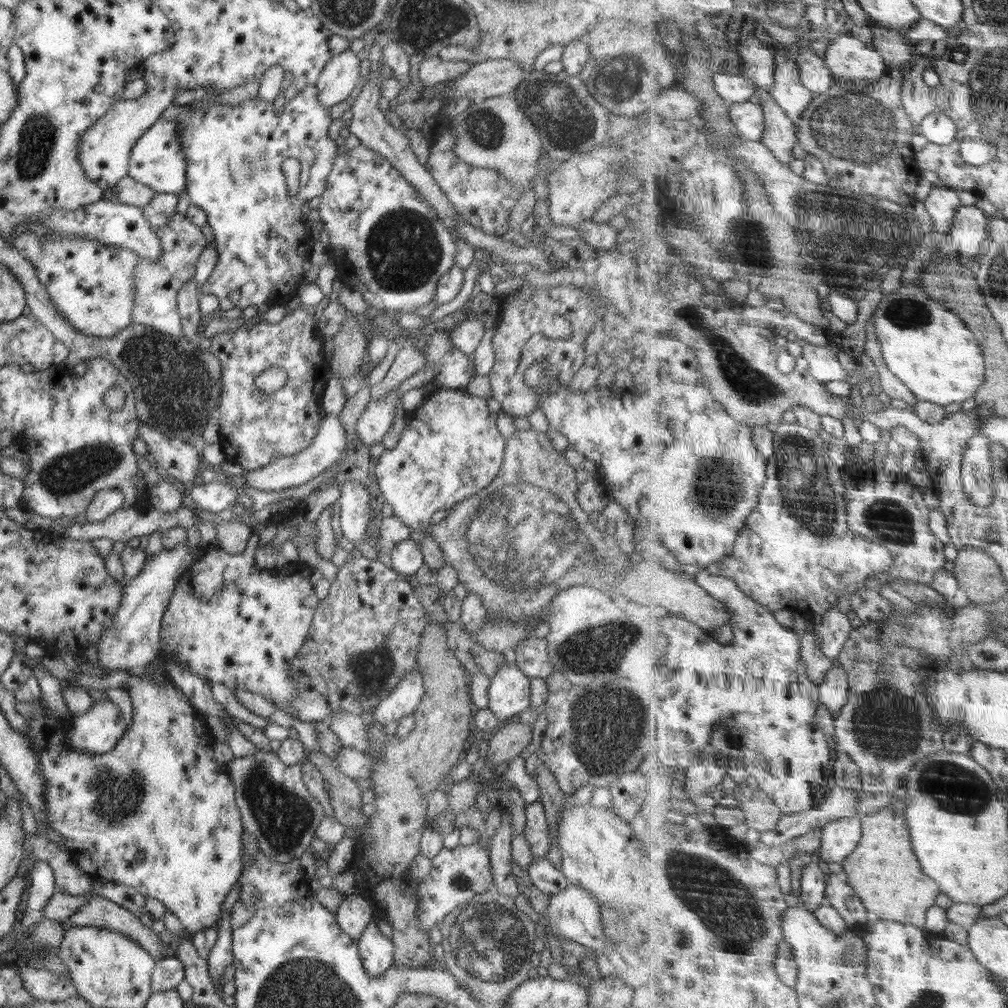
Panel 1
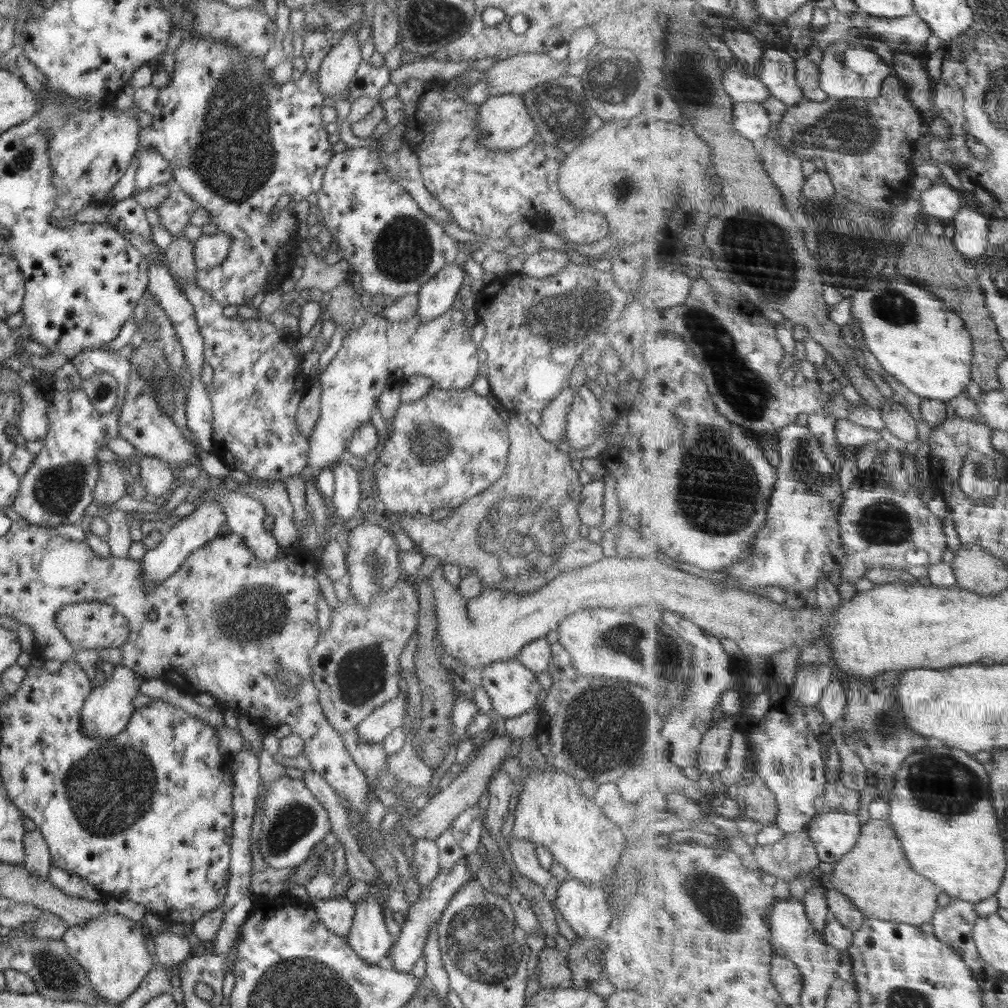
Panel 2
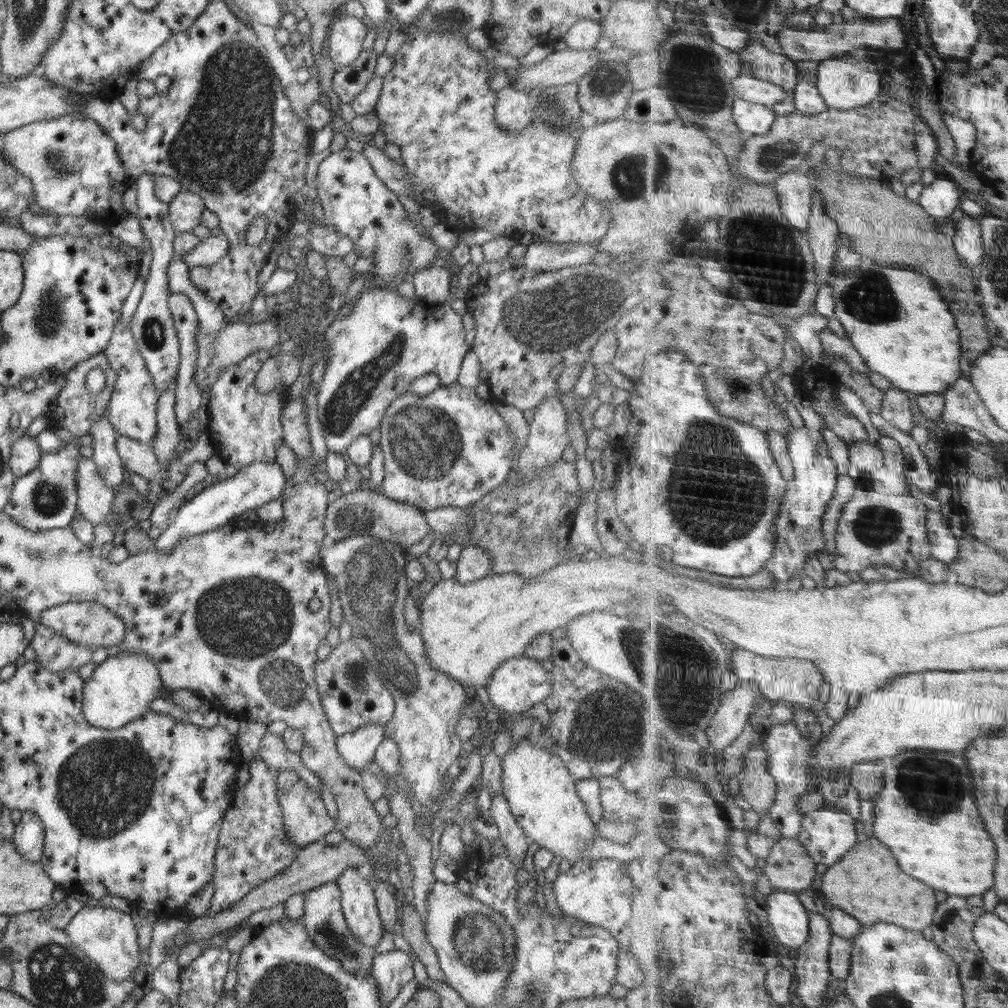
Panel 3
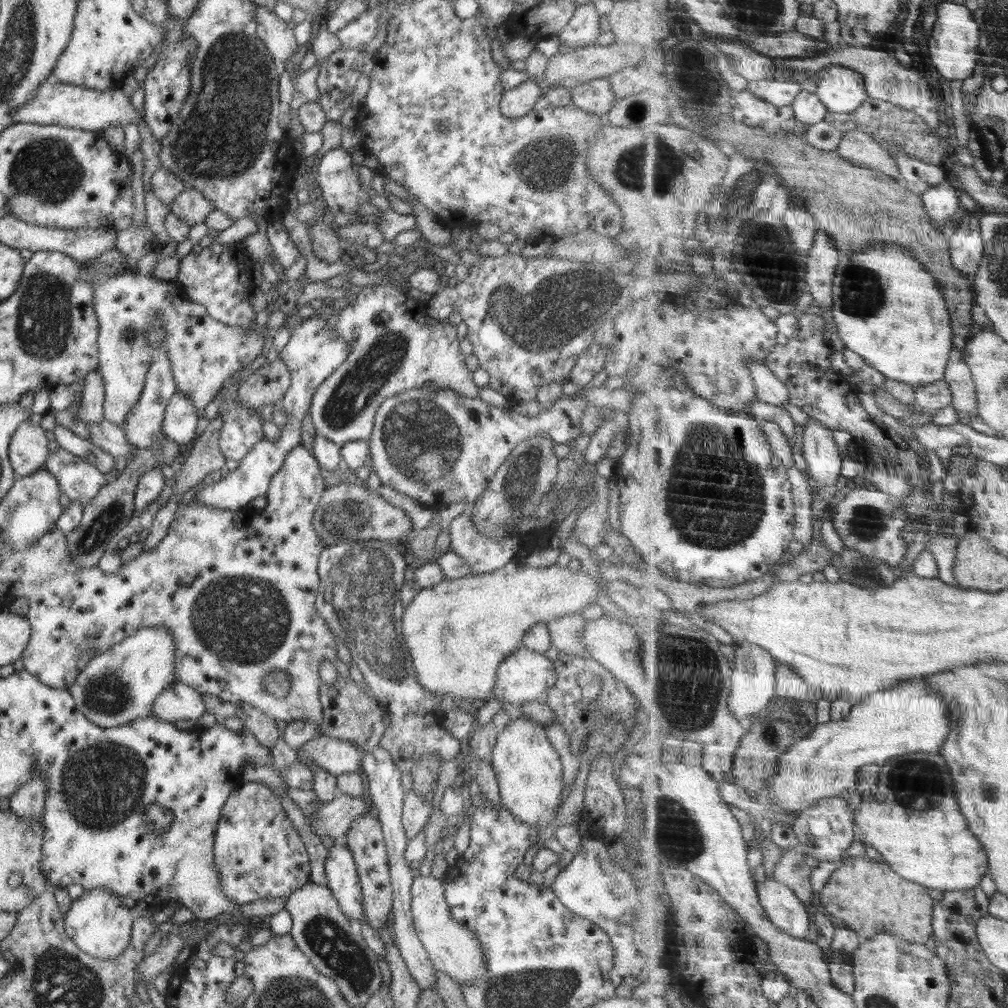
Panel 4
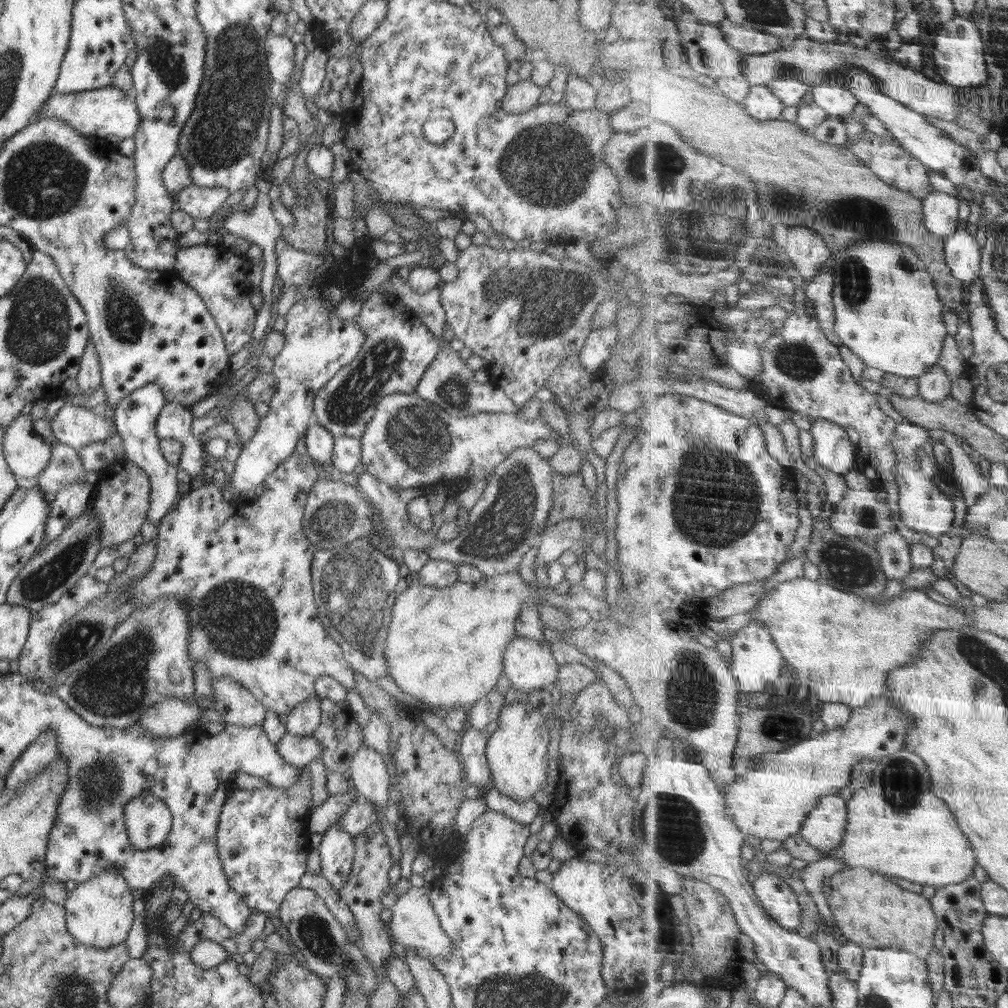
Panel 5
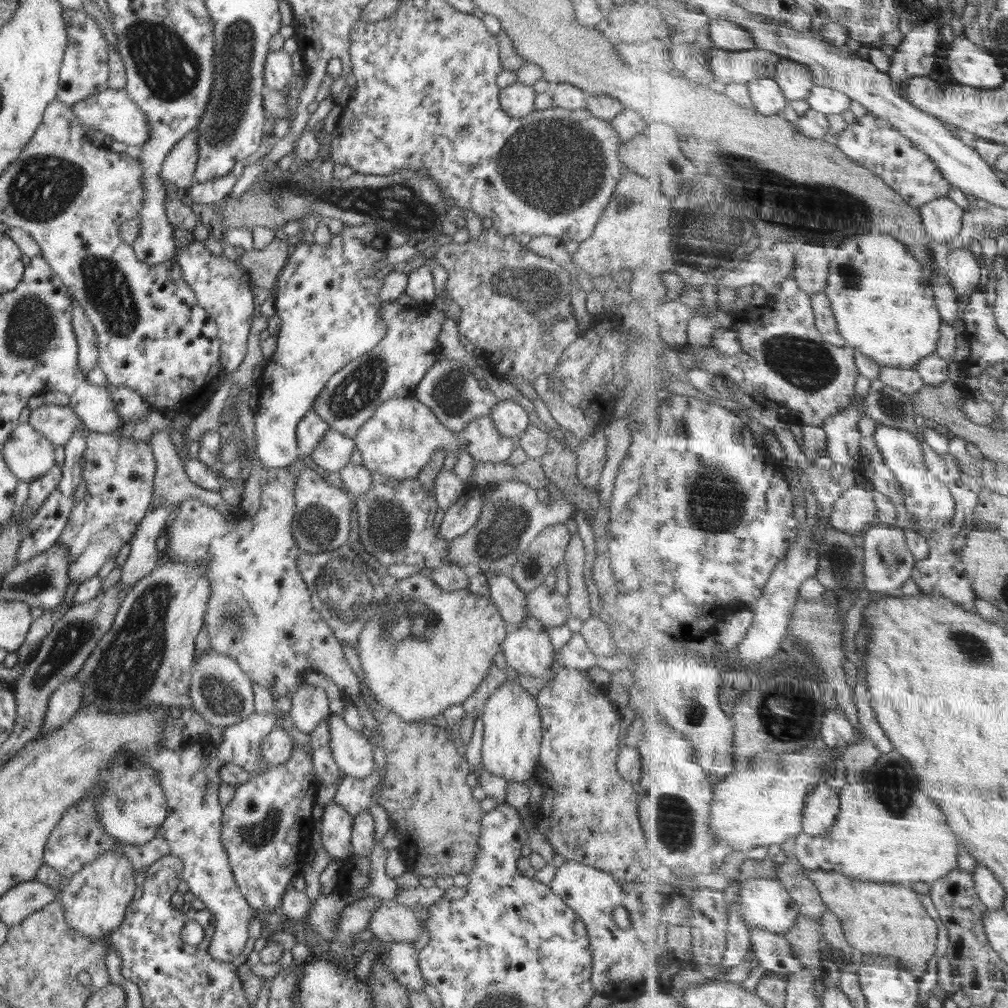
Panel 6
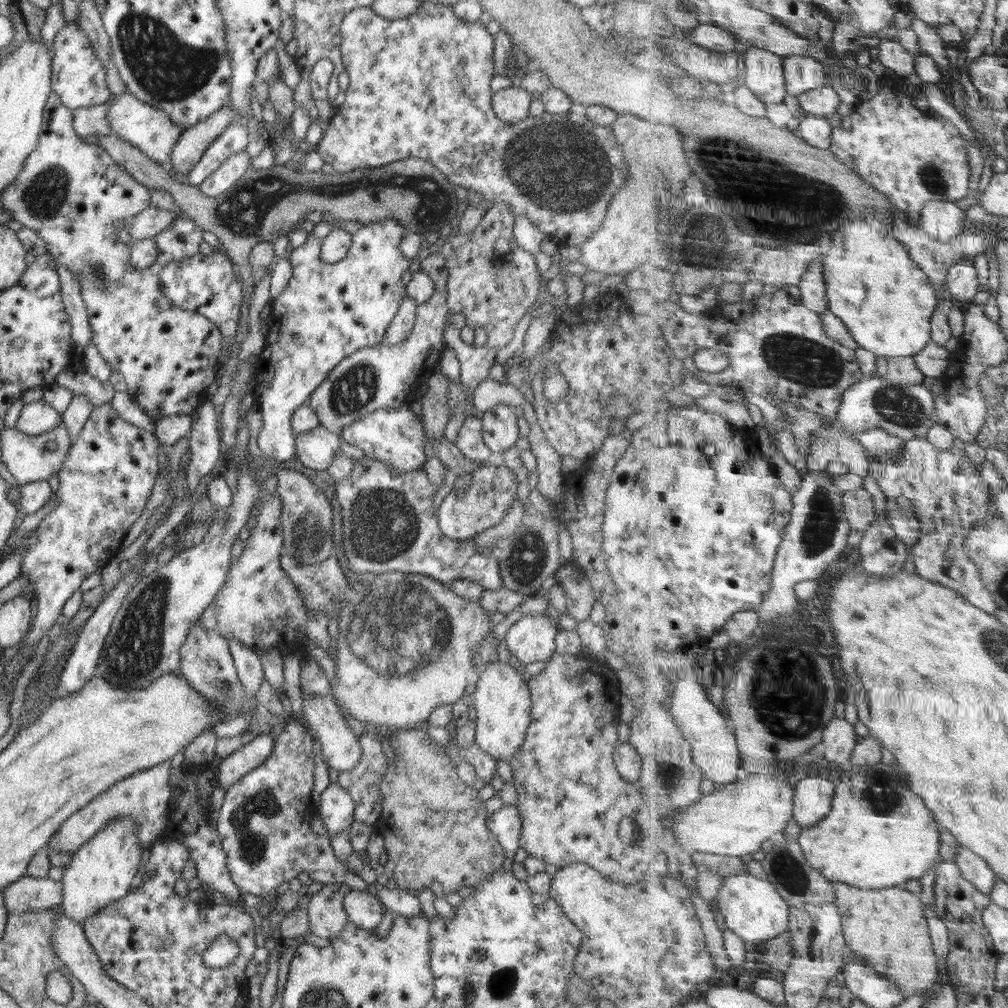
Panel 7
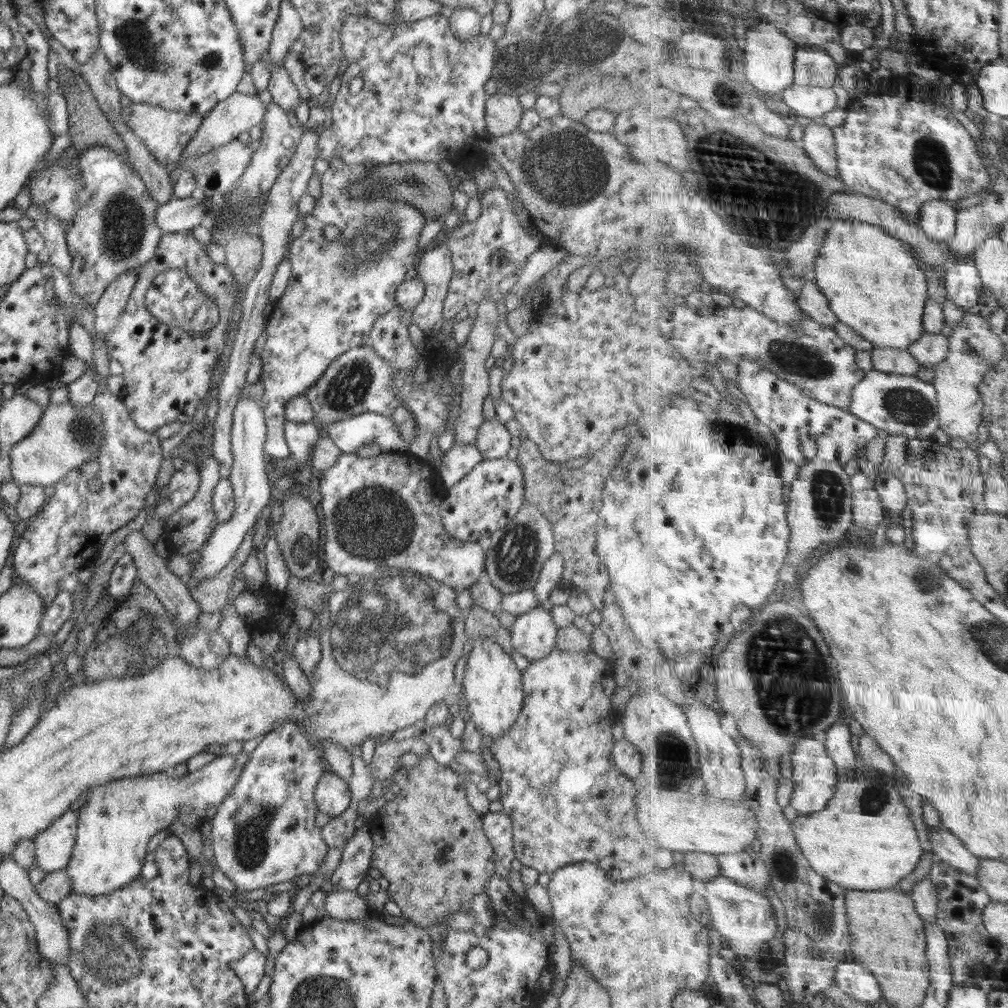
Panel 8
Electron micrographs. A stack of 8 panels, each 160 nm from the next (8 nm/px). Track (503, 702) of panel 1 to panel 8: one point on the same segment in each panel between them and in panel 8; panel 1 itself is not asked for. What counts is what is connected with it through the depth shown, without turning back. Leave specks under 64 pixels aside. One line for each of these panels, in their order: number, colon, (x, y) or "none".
2: (514, 690)
3: (519, 683)
4: (525, 676)
5: (529, 665)
6: (530, 652)
7: (532, 639)
8: (533, 635)

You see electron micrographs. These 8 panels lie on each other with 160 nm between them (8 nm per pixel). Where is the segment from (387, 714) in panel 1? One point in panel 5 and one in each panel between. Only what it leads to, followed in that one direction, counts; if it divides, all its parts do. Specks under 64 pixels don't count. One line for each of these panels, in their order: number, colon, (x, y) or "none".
2: (375, 727)
3: (357, 748)
4: (337, 756)
5: (298, 751)

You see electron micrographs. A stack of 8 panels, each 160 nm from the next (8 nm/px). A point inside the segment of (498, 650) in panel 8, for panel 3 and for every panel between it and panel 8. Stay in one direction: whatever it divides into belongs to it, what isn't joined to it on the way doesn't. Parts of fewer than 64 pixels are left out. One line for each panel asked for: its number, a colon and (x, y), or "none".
3: (541, 794)
4: (528, 770)
5: (517, 753)
6: (512, 725)
7: (502, 700)

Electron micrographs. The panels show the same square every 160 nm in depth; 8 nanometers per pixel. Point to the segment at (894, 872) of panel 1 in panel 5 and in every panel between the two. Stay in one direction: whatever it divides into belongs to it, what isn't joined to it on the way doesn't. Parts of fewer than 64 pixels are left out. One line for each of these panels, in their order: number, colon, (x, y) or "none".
2: (877, 875)
3: (868, 883)
4: (869, 897)
5: (872, 910)

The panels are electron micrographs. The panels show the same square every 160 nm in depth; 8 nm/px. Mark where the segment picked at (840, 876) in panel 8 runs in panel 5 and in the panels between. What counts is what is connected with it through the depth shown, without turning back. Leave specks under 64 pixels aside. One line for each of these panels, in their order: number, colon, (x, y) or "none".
5: (899, 827)
6: (888, 831)
7: (880, 833)

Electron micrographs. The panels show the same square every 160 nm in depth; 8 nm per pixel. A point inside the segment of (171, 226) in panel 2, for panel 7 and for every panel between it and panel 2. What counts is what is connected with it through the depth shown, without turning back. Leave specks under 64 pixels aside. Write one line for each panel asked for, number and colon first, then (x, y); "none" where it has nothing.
3: (186, 209)
4: (190, 206)
5: (198, 202)
6: (212, 192)
7: (234, 168)

